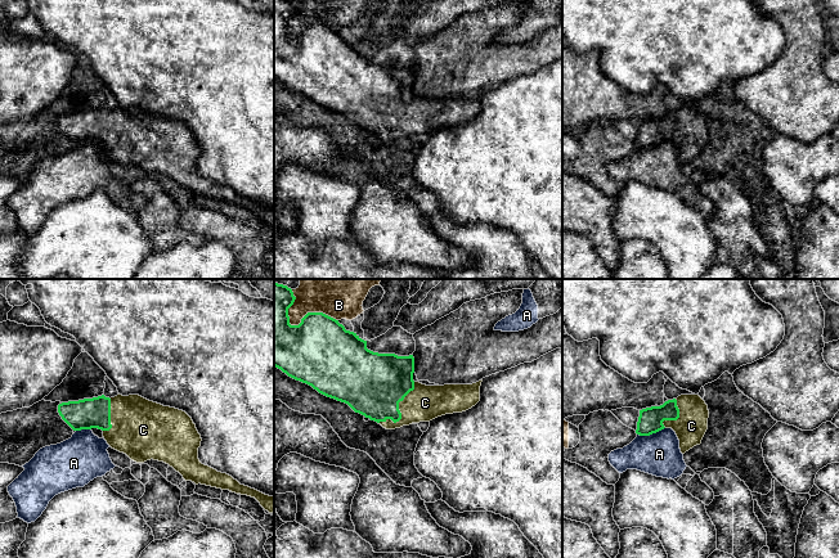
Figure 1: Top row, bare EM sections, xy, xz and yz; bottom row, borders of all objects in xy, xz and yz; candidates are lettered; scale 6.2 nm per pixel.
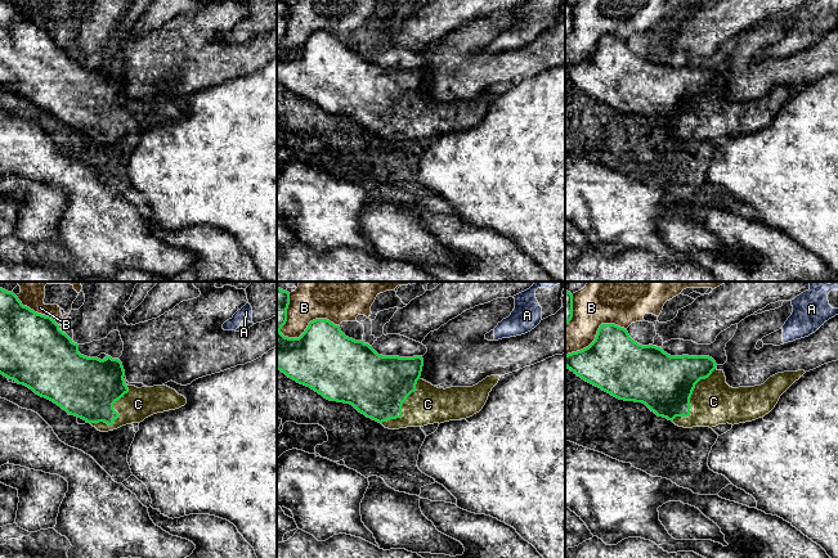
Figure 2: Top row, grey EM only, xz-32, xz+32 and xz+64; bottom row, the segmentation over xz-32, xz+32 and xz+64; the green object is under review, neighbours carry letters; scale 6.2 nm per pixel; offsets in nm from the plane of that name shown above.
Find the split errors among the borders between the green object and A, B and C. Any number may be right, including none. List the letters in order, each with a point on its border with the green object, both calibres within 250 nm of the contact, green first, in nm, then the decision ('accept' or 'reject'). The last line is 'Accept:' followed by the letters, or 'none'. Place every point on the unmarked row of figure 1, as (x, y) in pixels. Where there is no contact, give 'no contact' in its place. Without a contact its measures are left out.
A: yz (650, 145) | 160/260 nm | reject
B: xz (299, 36) | 440/180 nm | reject
C: xz (399, 124) | 400/220 nm | accept
Accept: C

